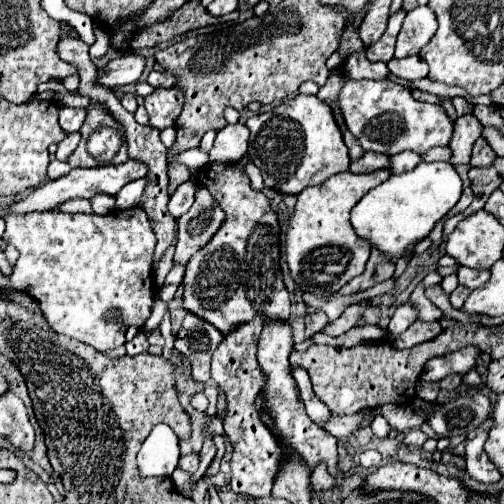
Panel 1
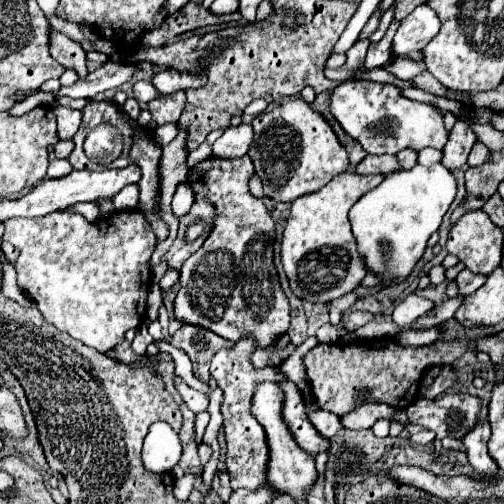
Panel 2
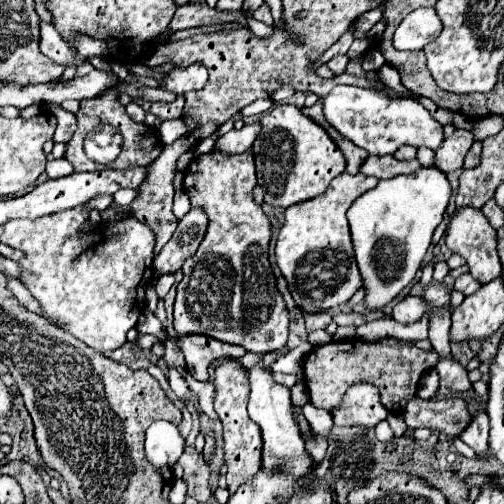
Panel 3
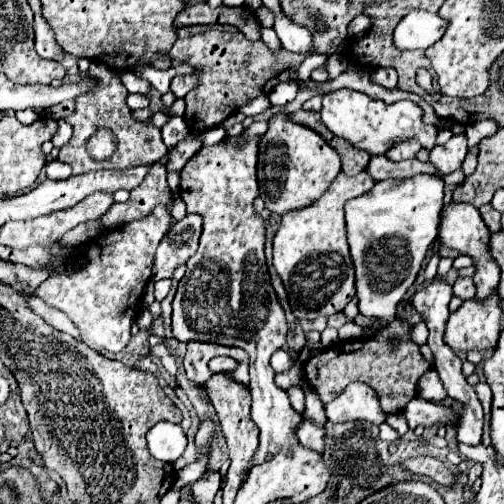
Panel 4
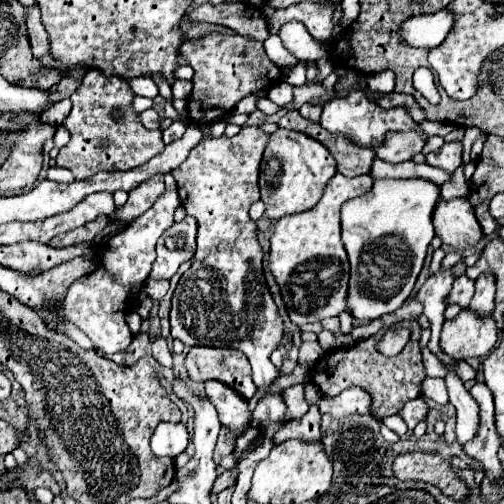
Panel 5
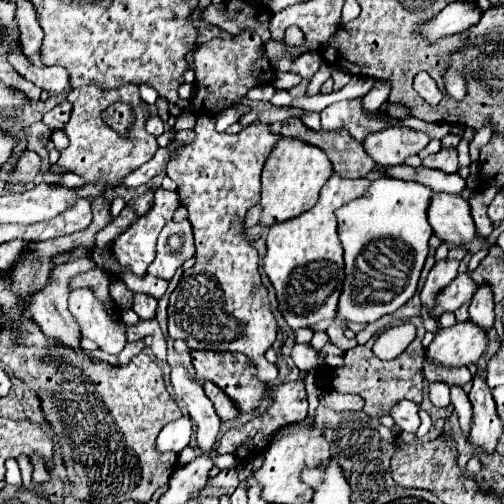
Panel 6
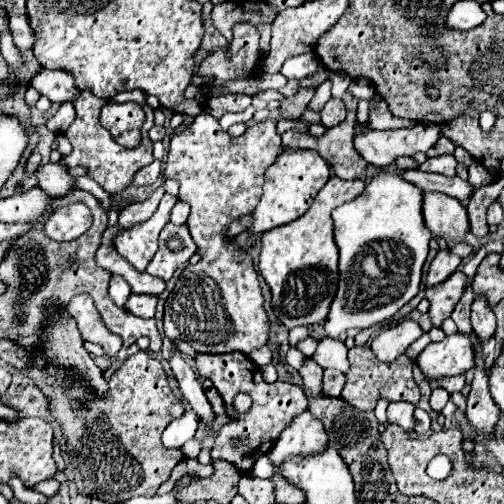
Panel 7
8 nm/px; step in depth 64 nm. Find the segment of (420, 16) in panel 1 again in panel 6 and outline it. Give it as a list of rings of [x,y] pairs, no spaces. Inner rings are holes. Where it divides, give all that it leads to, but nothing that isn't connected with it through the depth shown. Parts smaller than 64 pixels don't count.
[[[452,2],[448,4],[434,20],[422,24],[420,32],[422,36],[426,36],[428,40],[436,42],[448,34],[456,34],[456,32],[464,32],[472,26],[476,26],[482,18],[482,10],[476,8],[474,2]]]

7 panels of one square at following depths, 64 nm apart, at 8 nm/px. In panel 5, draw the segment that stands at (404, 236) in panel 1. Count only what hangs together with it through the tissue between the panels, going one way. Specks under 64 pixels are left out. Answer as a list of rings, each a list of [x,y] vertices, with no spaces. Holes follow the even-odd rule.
[[[374,180],[372,192],[342,204],[342,208],[340,208],[342,242],[344,242],[344,248],[348,254],[348,262],[350,262],[346,310],[356,320],[376,320],[382,314],[394,312],[412,294],[412,288],[416,284],[416,278],[418,278],[424,258],[426,258],[428,244],[434,238],[432,210],[438,202],[438,196],[440,196],[440,188],[436,188],[436,184],[428,184],[426,180]],[[378,256],[390,260],[392,266],[390,268],[378,266],[376,264]]]

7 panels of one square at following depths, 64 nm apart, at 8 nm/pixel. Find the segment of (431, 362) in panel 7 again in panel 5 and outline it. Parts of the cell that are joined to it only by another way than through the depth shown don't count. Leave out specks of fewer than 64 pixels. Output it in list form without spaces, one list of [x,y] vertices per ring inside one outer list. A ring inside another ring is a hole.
[[[460,310],[452,322],[444,322],[440,334],[440,350],[452,360],[468,360],[486,356],[498,340],[496,322],[480,320],[470,310]]]

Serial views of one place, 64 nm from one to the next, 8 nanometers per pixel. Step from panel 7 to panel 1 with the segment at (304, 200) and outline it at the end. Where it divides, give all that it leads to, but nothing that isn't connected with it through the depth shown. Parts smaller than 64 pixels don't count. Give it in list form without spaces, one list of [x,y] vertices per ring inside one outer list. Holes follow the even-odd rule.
[[[298,94],[288,98],[274,110],[248,118],[246,126],[250,128],[248,156],[260,168],[266,188],[282,194],[300,194],[304,188],[318,186],[332,174],[350,168],[340,128],[336,126],[328,104],[316,96]]]

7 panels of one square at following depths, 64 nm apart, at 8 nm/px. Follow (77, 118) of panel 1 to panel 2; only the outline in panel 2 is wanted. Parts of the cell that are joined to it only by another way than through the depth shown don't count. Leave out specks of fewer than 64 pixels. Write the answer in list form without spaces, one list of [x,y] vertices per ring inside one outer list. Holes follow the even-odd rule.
[[[54,104],[52,110],[58,118],[58,138],[70,140],[80,126],[80,110],[72,110],[72,108],[66,108],[60,104]]]

